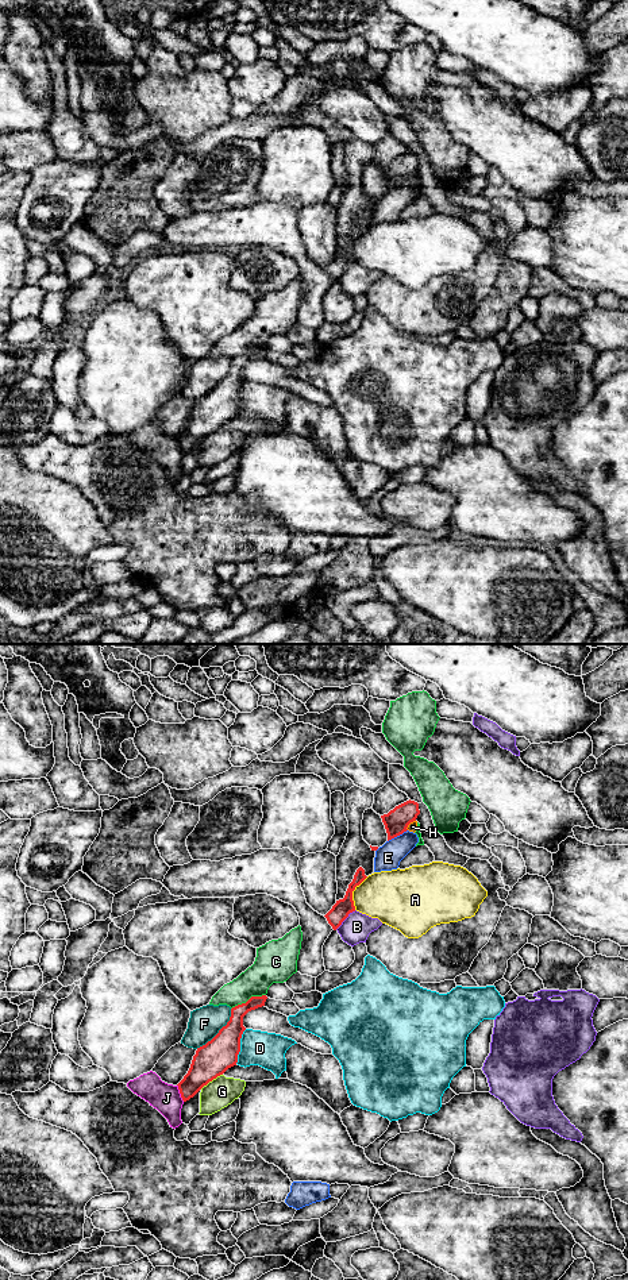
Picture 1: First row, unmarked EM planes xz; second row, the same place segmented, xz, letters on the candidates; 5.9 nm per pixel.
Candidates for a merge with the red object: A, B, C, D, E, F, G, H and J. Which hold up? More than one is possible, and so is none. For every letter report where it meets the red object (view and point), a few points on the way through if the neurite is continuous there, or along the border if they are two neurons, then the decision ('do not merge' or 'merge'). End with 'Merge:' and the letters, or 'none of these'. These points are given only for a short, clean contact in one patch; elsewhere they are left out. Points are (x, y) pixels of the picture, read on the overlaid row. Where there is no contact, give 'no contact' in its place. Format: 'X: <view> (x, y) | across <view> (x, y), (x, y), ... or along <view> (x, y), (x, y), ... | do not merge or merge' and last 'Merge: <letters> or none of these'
A: xz (351, 893) | along xz (368, 876), (353, 891), (354, 909) | do not merge
B: xz (346, 917) | along xz (355, 910), (335, 929) | do not merge
C: xz (249, 999) | do not merge
D: xz (239, 1047) | along xz (246, 1029), (241, 1037), (241, 1051), (235, 1063) | do not merge
E: xz (397, 835) | do not merge
F: xz (219, 1032) | do not merge
G: xz (211, 1080) | do not merge
H: xz (409, 822) | along xz (415, 820), (405, 828) | do not merge
J: xz (180, 1092) | do not merge
Merge: none of these

